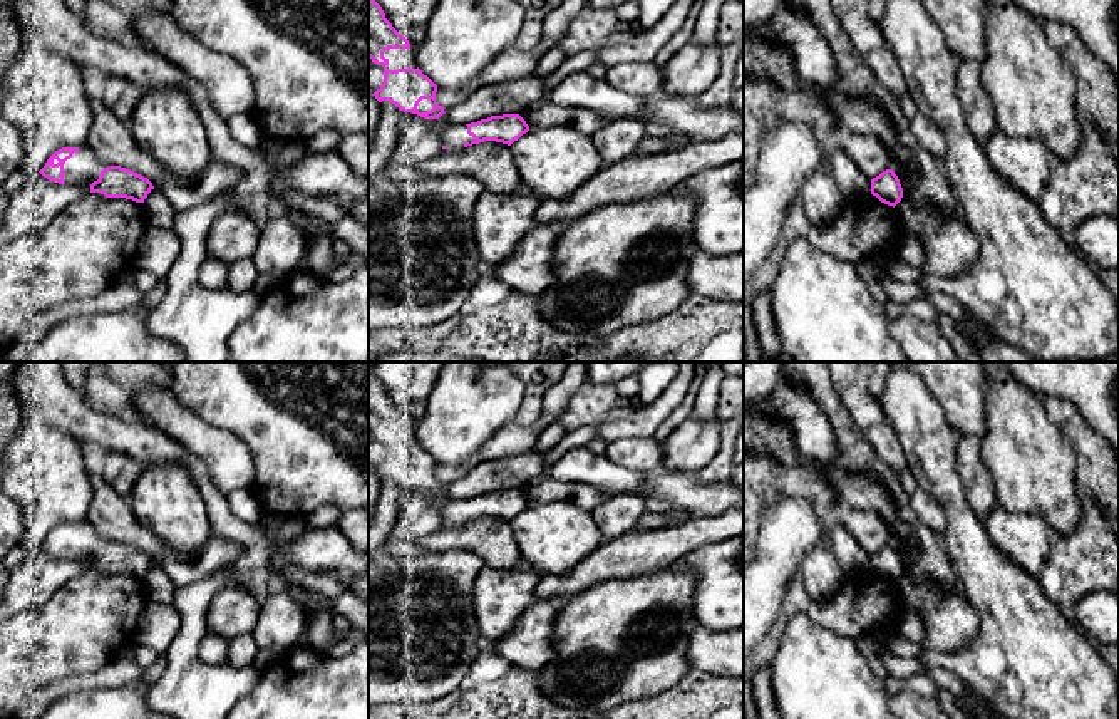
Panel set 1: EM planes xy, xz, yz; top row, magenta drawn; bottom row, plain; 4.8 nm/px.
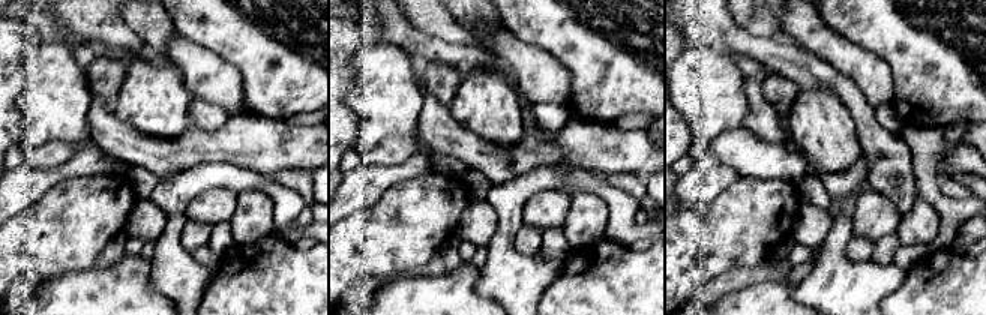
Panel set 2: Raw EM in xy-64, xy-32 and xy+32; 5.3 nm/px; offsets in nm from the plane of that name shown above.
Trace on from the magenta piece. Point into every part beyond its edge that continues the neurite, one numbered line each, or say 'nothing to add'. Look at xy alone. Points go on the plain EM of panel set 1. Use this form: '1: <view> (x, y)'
1: xy (84, 542)

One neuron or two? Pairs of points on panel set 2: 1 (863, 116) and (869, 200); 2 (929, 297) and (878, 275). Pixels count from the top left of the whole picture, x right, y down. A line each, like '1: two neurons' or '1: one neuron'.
1: two neurons
2: two neurons

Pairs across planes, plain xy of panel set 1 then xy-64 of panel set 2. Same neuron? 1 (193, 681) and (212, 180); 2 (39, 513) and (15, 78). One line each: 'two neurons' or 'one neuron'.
1: one neuron
2: two neurons

